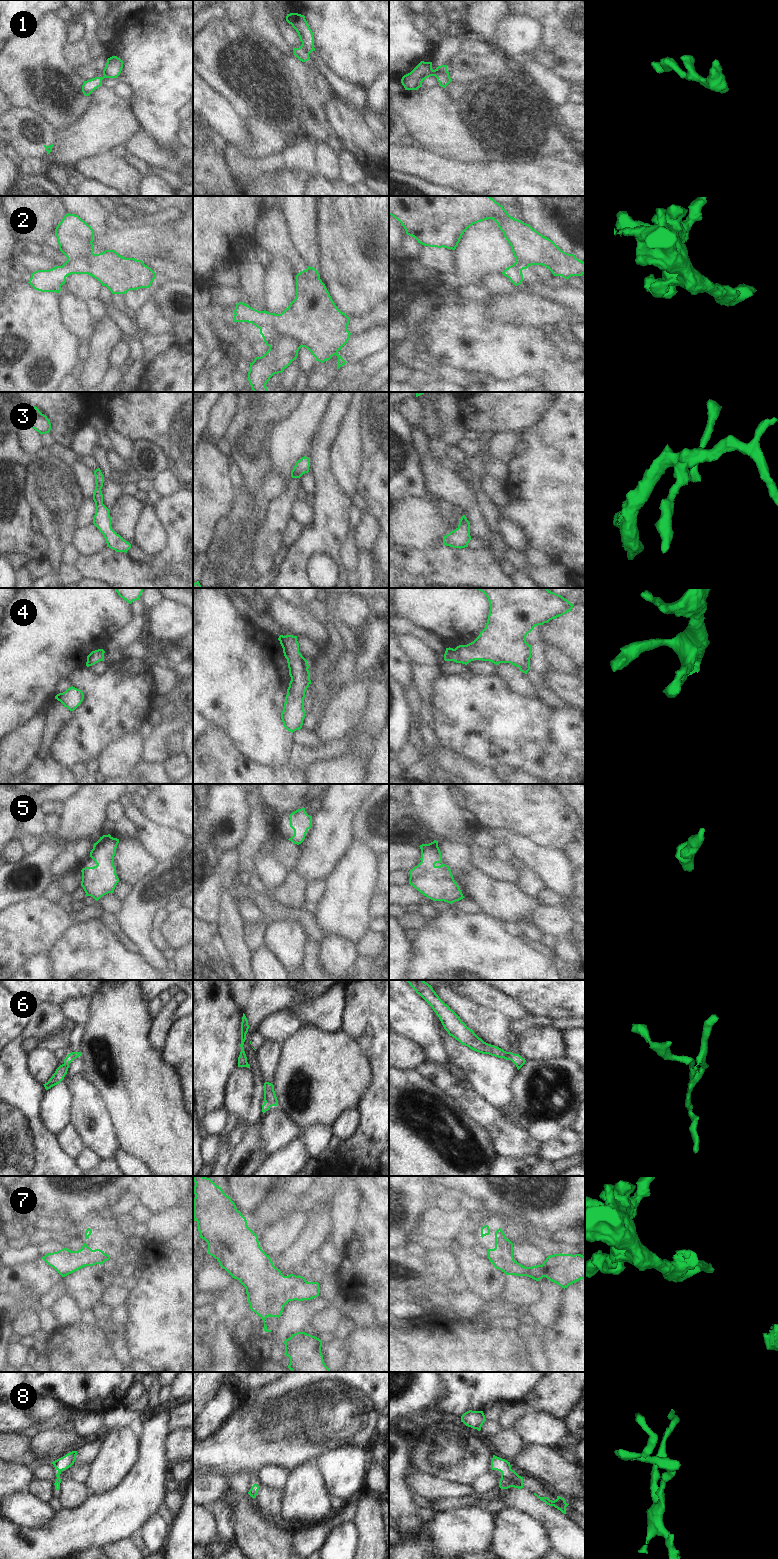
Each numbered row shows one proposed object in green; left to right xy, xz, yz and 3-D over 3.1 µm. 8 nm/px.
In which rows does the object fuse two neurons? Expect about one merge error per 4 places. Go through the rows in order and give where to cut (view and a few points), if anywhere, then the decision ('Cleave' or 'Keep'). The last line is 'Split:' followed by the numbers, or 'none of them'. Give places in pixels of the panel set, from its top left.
1: Split along yz (446, 69), (435, 76). Cleave
2: No split. Keep
3: No split. Keep
4: No split. Keep
5: No split. Keep
6: Split along yz (514, 1054), (509, 1059). Cleave
7: No split. Keep
8: No split. Keep
Split: 1, 6

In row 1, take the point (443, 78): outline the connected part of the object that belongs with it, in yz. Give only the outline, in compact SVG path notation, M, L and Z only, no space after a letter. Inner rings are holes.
M446 70L442 73L439 73L437 76L437 81L439 82L439 86L446 88L446 86L452 81L449 72Z

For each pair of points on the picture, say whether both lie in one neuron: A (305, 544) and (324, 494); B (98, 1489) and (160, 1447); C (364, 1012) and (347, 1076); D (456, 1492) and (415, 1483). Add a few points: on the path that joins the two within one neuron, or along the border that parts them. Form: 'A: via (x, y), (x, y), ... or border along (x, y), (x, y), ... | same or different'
A: via (317, 532), (324, 525), (324, 506) | same
B: border along (141, 1440), (140, 1459), (122, 1481) | different
C: border along (343, 1029), (360, 1044), (370, 1060) | different
D: via (446, 1489), (432, 1488), (425, 1485) | same

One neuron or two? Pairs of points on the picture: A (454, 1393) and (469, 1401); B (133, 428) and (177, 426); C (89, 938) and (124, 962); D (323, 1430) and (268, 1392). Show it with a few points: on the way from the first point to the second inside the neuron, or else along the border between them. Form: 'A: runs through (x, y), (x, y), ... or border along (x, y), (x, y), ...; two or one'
A: runs through (458, 1393), (465, 1397); one
B: runs through (144, 423), (166, 423); one
C: runs through (98, 947), (115, 962); one
D: border along (290, 1391), (282, 1397), (253, 1401); two

